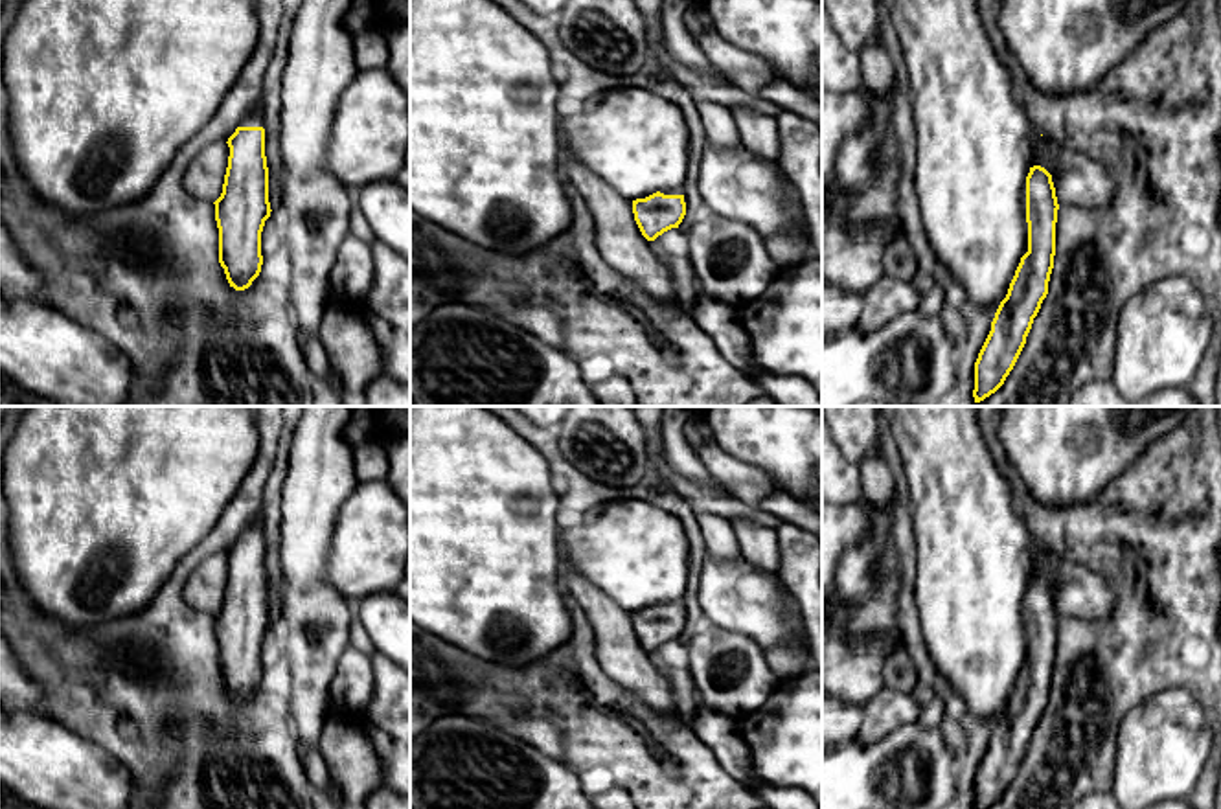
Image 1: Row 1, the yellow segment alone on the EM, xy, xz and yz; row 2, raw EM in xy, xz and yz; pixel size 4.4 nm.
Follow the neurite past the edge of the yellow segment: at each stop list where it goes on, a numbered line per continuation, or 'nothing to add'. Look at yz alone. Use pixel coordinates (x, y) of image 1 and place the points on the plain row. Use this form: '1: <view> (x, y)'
1: yz (971, 543)

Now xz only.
1: xz (637, 554)

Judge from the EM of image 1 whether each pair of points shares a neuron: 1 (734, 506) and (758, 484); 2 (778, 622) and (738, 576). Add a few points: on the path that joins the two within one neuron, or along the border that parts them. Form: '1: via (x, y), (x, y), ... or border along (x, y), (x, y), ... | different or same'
1: border along (723, 488), (760, 508) | different
2: via (767, 611), (743, 587) | same

